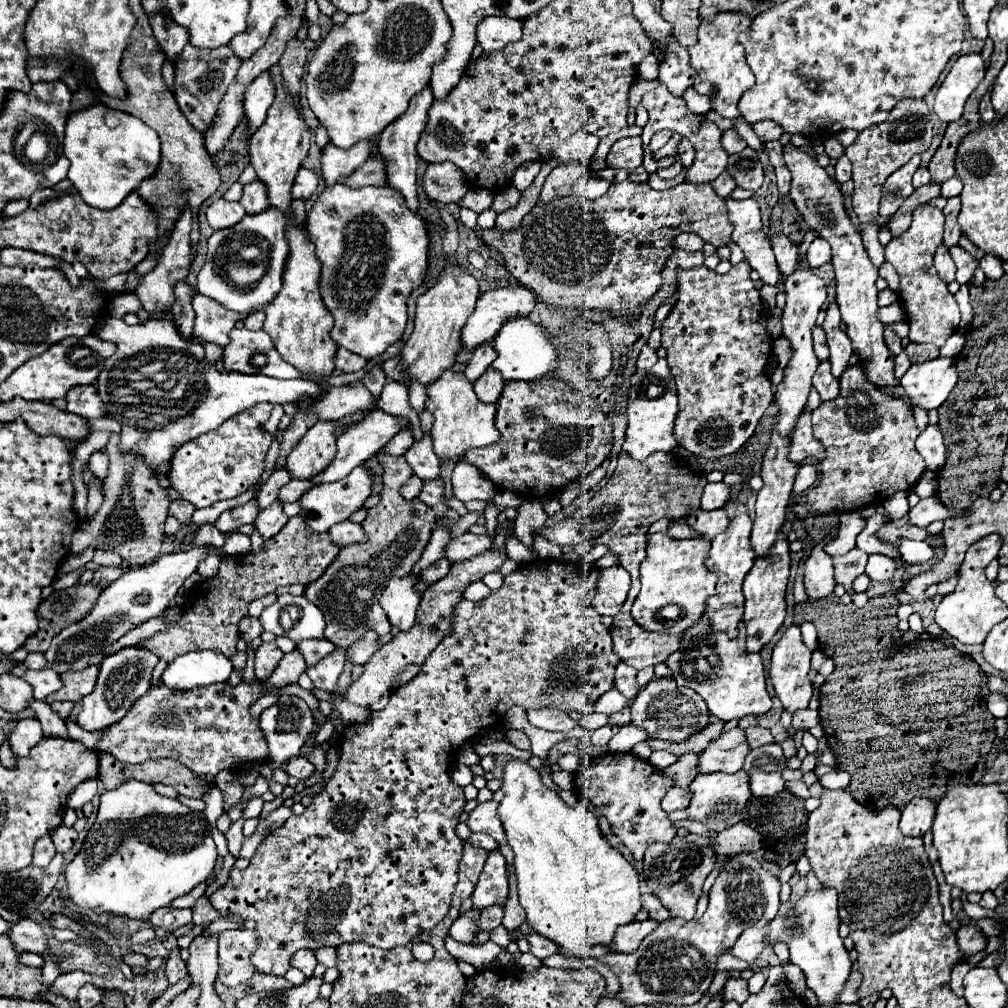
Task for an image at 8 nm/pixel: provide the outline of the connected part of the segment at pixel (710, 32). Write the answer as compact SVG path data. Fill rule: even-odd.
M720 12L714 22L702 22L698 28L698 42L688 48L690 66L696 70L694 90L712 100L712 110L724 118L738 116L740 96L754 86L754 74L742 56L744 46L740 42L742 34L742 12Z

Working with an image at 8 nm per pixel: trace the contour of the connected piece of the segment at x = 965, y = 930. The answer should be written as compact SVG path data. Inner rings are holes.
M960 926L956 932L956 938L958 938L958 946L964 956L972 956L972 954L982 952L986 948L984 936L974 926Z

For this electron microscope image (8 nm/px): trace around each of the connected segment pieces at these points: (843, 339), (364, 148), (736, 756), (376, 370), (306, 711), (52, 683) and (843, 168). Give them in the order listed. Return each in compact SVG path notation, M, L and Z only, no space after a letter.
M830 304L826 308L826 318L822 324L824 332L826 332L826 340L828 340L828 348L830 348L830 362L832 362L832 374L836 374L836 378L840 378L840 374L846 370L850 354L852 354L852 342L850 338L840 330L840 312L838 312L838 304Z
M366 138L356 142L352 148L344 150L338 146L332 146L332 142L328 142L322 148L322 176L328 188L332 188L340 178L346 178L352 174L352 170L360 168L366 158L372 154L372 146L376 146L376 138Z
M734 728L732 732L722 734L714 740L700 756L698 756L698 774L712 774L712 772L728 772L734 774L742 768L744 758L750 746L744 738L744 730Z
M377 364L371 368L369 372L363 377L362 382L374 396L374 405L377 407L377 401L382 392L384 385L388 382L381 364Z
M282 694L278 698L278 702L270 708L266 708L260 716L260 730L266 734L266 740L268 740L268 760L266 764L272 768L272 770L278 770L284 766L284 762L288 758L294 758L300 754L300 748L302 744L306 742L306 738L310 736L310 732L314 730L314 716L312 716L312 710L308 708L308 704L298 698L298 696L288 696L288 694Z
M42 668L42 670L26 670L24 678L34 688L34 698L38 698L38 700L44 700L48 694L62 688L60 676L52 674L52 670L46 670L46 668Z
M840 156L834 168L836 168L836 176L834 176L834 178L836 178L838 184L850 180L850 176L852 176L852 166L850 166L850 160L848 160L846 156Z

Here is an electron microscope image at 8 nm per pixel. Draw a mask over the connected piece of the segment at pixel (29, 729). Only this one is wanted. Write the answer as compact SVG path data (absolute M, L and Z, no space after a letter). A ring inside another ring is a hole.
M38 718L20 720L18 726L14 728L14 732L10 734L12 752L20 754L20 756L28 756L30 748L36 746L36 742L40 742L42 738L44 738L44 734L42 734L42 724Z

